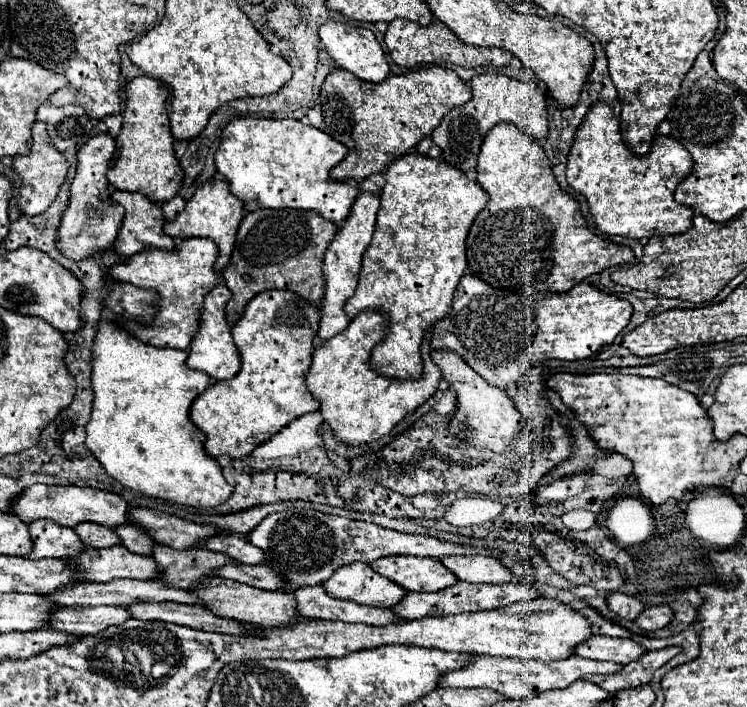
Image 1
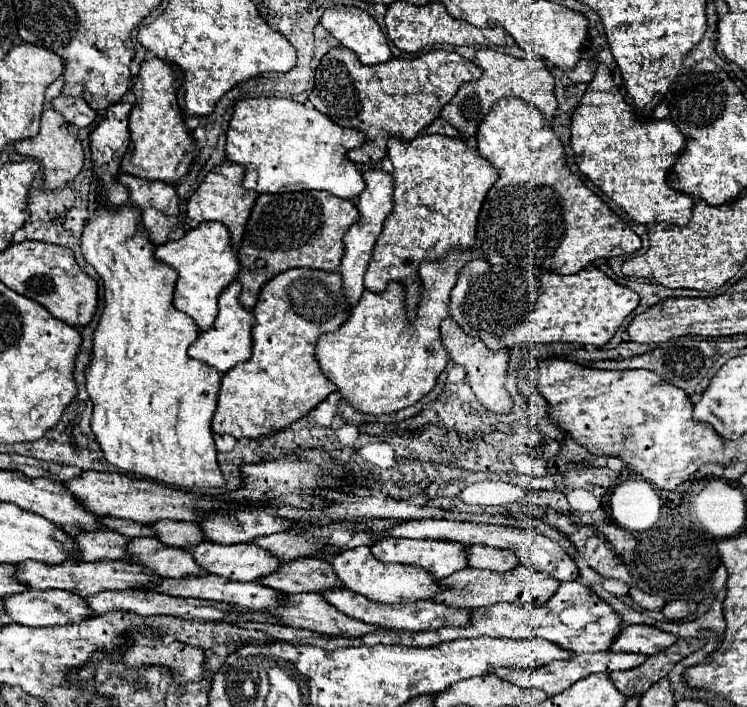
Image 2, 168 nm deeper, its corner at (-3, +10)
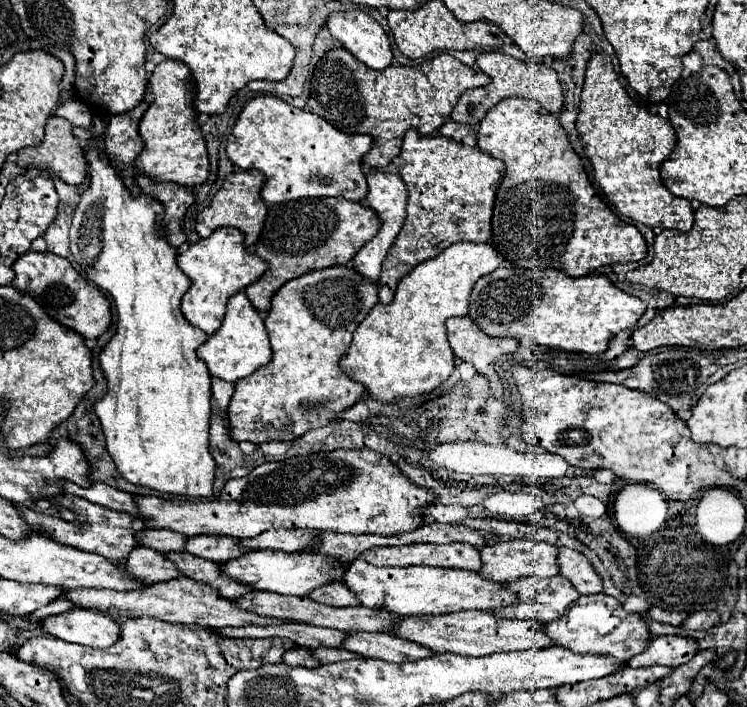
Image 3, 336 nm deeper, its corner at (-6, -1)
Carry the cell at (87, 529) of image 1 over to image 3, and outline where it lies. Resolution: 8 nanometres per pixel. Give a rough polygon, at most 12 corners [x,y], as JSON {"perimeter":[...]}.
{"perimeter":[[145,529],[143,547],[159,553],[185,551],[187,535],[169,529]]}

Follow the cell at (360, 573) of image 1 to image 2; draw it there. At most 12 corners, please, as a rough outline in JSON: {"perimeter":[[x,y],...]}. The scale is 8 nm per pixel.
{"perimeter":[[368,546],[330,564],[356,594],[386,604],[428,600],[436,578],[384,564]]}

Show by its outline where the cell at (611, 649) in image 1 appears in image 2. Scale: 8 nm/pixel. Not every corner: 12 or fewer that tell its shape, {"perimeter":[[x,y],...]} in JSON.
{"perimeter":[[654,626],[620,630],[610,652],[654,654],[678,640]]}

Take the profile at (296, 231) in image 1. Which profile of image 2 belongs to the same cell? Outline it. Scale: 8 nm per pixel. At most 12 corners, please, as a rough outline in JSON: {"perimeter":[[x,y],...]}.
{"perimeter":[[328,192],[258,196],[240,306],[290,268],[336,272],[358,218]]}

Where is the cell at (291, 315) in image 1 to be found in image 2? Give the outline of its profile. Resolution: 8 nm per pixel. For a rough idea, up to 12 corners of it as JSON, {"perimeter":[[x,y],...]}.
{"perimeter":[[338,272],[260,290],[252,356],[222,376],[214,434],[280,432],[334,384],[316,338],[348,318]]}

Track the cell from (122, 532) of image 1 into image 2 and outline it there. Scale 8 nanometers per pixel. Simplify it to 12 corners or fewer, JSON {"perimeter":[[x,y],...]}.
{"perimeter":[[158,520],[150,526],[162,544],[204,540],[194,522]]}

